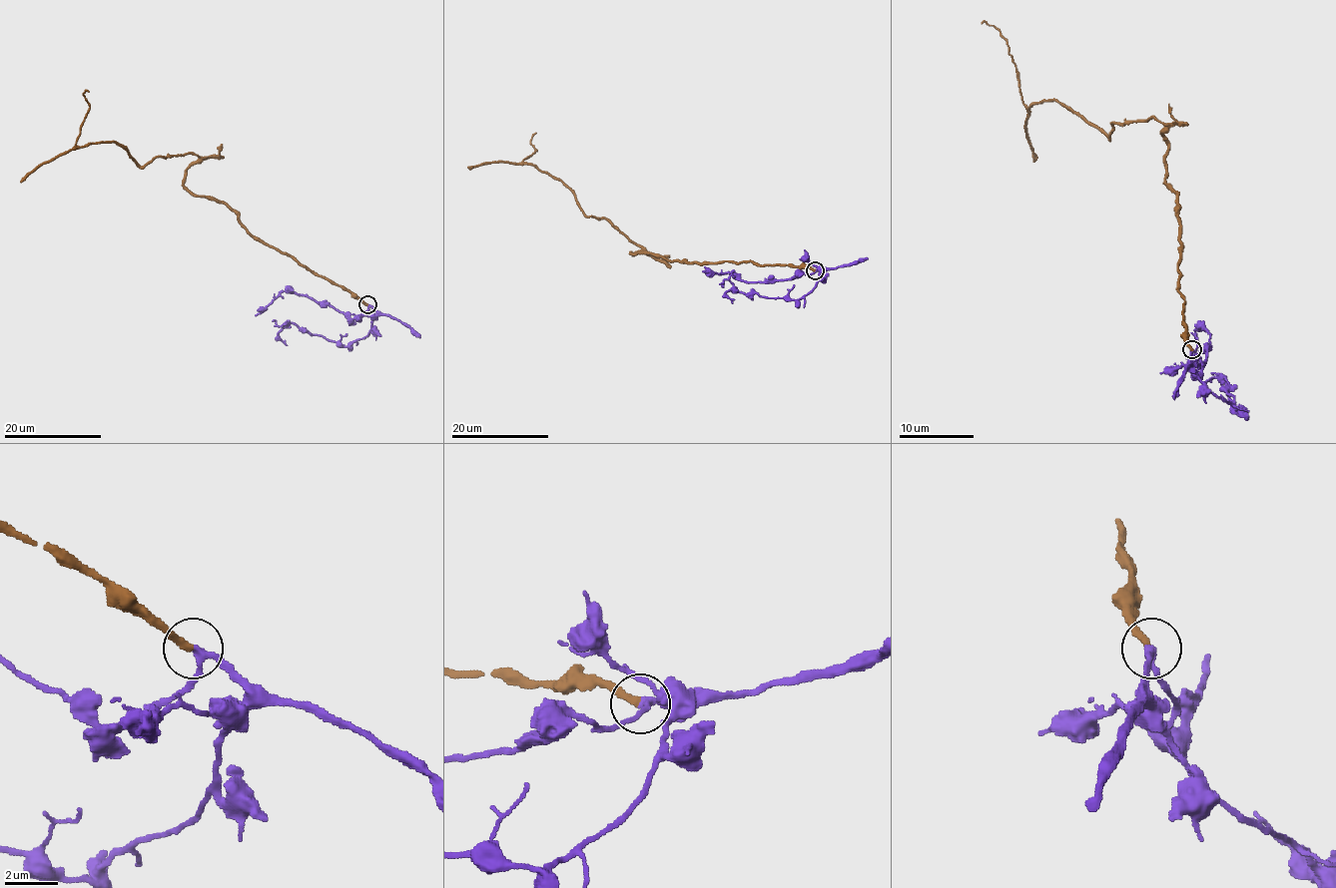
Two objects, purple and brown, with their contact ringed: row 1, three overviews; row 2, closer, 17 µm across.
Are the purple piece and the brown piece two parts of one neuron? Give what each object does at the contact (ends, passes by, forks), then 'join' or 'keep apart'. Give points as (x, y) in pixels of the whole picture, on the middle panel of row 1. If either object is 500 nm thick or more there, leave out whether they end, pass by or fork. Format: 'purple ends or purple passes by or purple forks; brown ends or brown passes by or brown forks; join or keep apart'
purple passes by; brown ends; join

